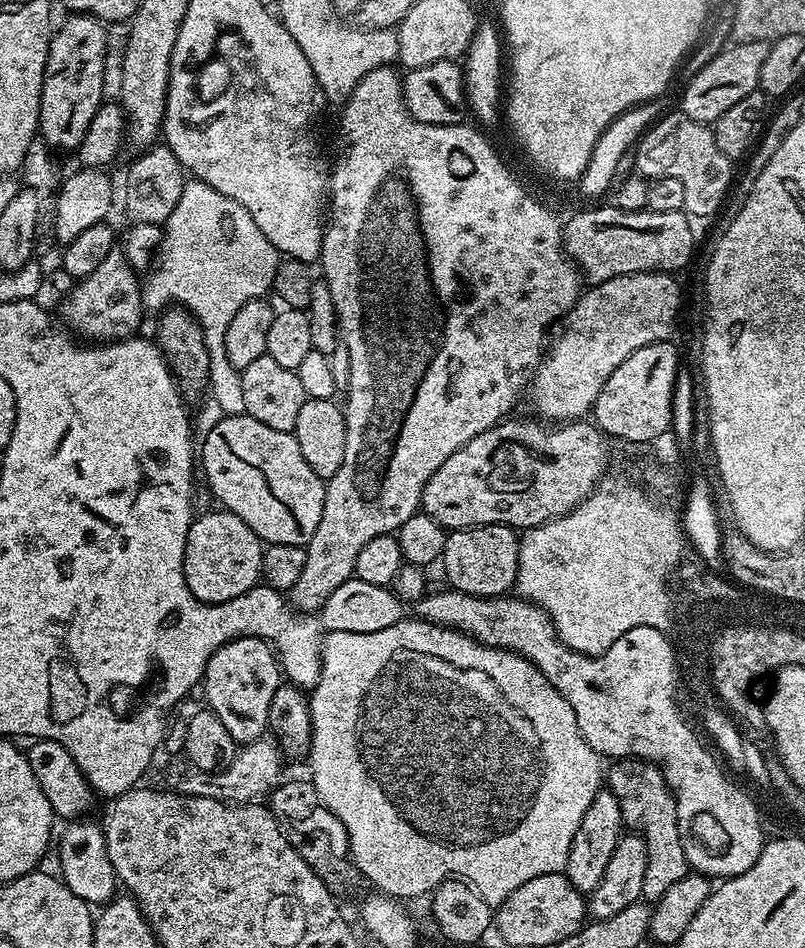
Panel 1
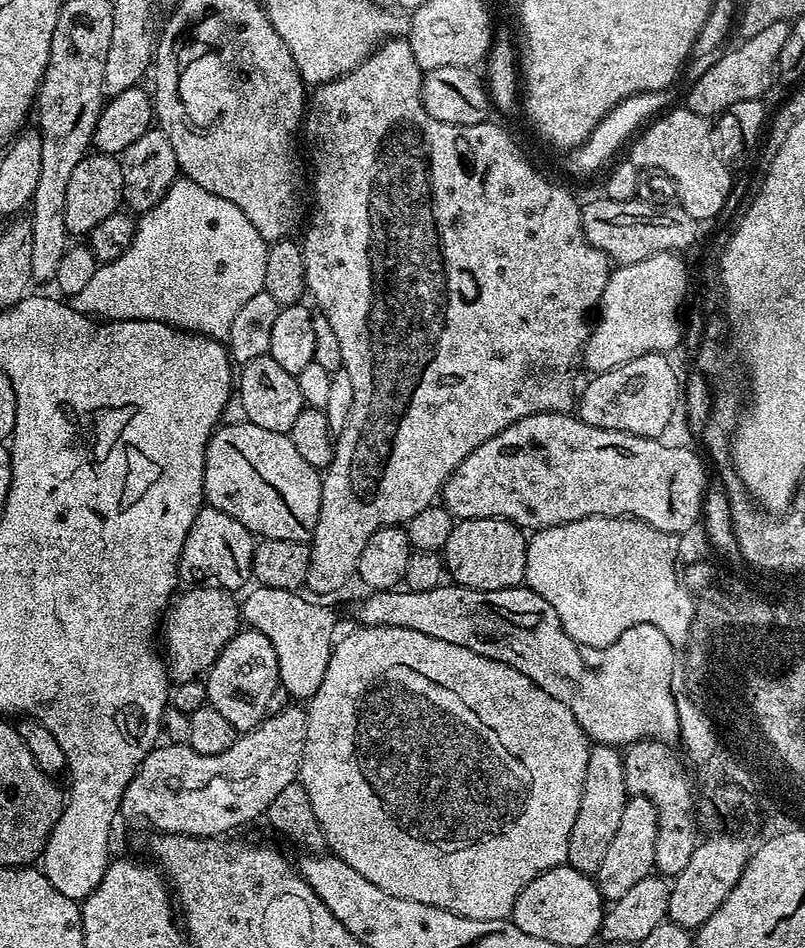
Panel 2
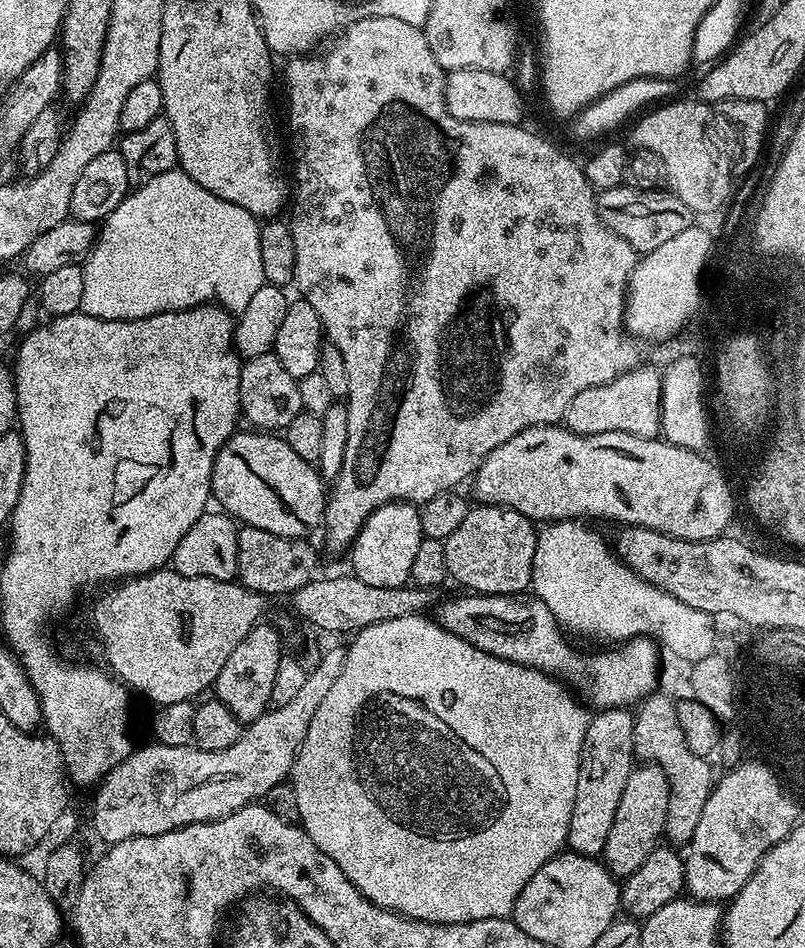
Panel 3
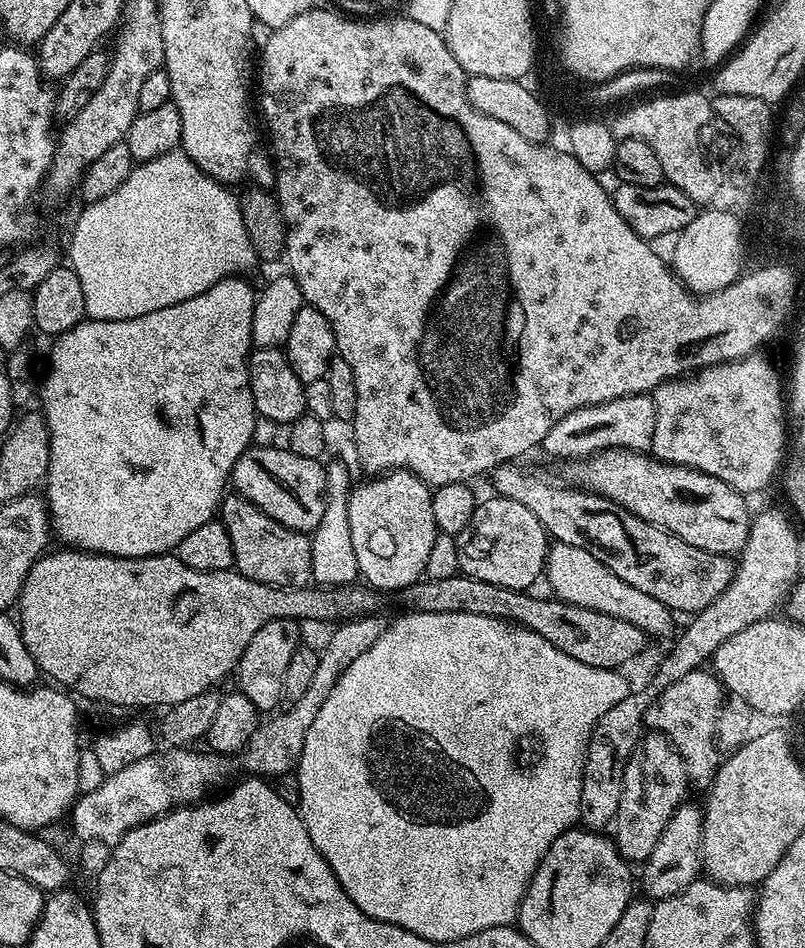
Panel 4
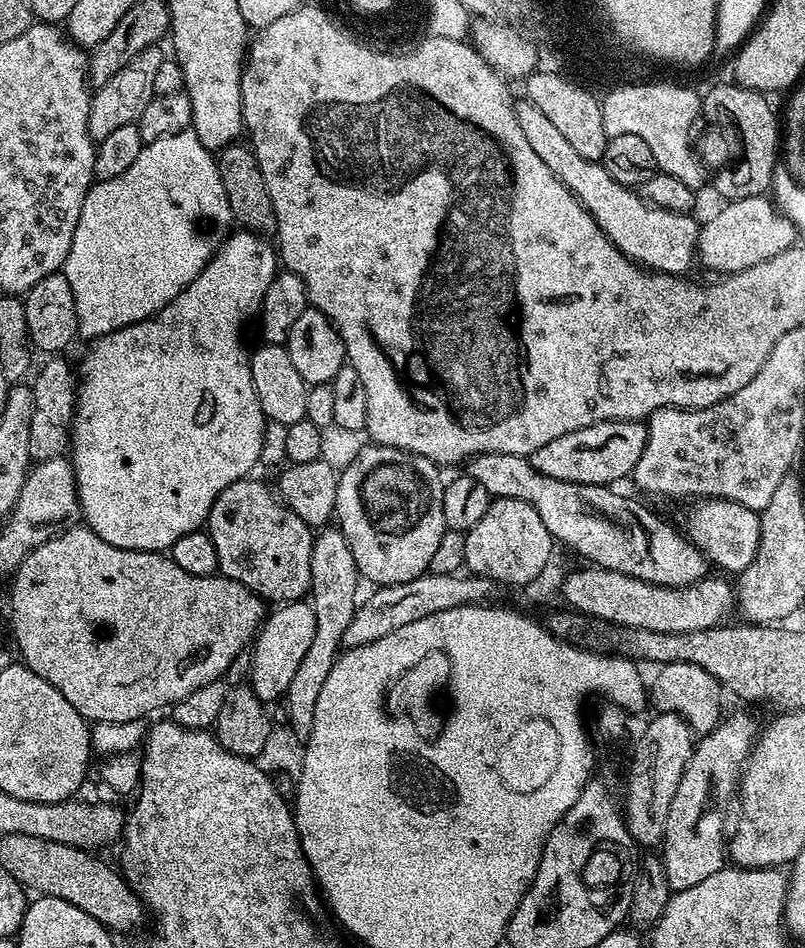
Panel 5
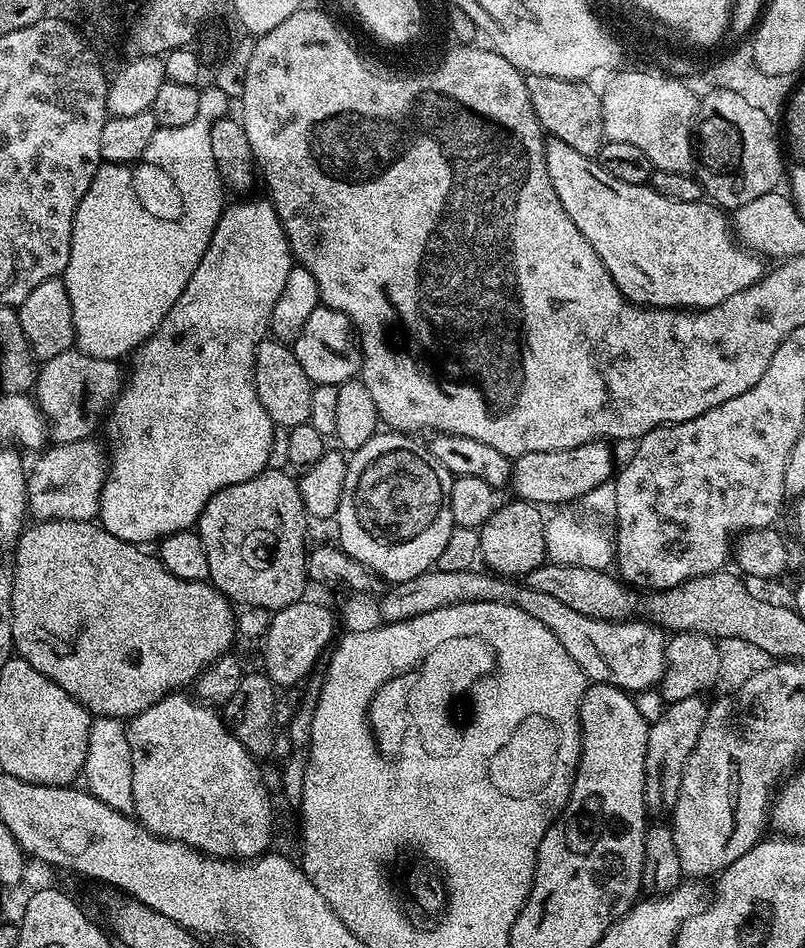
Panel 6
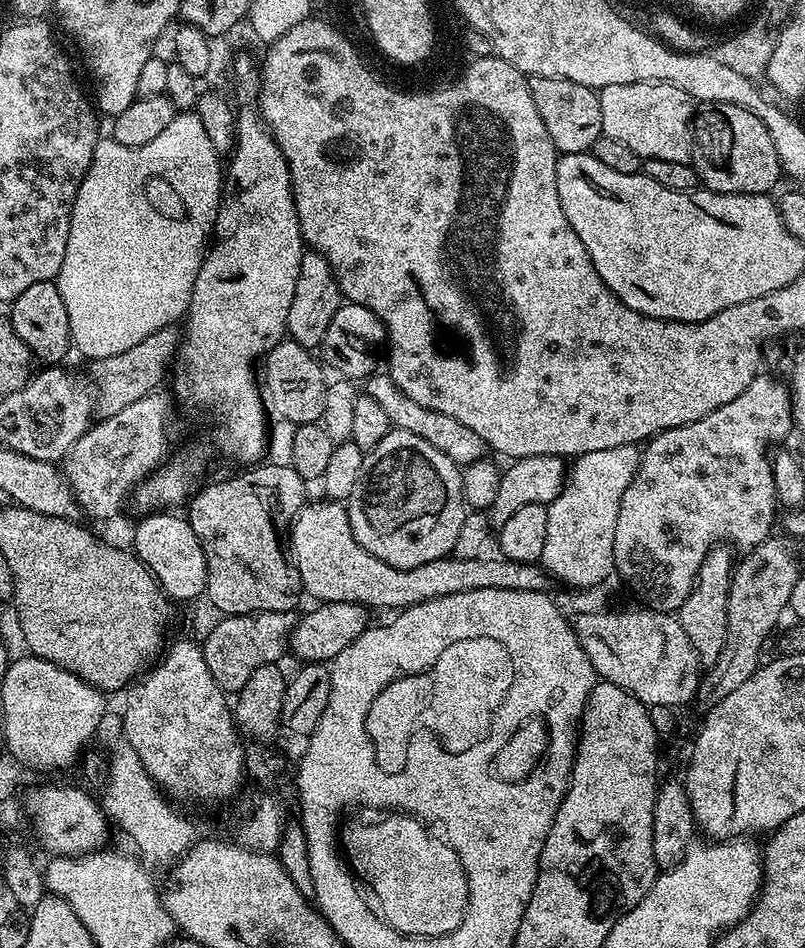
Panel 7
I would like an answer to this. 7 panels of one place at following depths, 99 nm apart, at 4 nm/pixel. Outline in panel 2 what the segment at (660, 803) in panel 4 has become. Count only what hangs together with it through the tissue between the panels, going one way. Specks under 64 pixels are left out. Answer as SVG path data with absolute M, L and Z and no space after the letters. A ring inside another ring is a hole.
M629 796L626 810L622 810L618 830L602 858L602 866L598 866L594 874L600 895L605 901L622 898L637 882L642 882L642 878L653 875L656 866L654 842L657 834L658 814L654 810L654 802L650 802L644 796Z

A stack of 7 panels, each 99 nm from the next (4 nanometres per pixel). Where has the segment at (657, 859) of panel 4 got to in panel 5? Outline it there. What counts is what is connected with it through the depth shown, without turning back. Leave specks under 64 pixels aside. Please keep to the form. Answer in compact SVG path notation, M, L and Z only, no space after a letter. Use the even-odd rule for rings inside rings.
M736 712L733 716L725 715L716 725L713 732L703 733L695 741L690 758L686 762L686 770L678 782L678 791L674 793L674 802L670 802L670 815L666 818L666 834L662 845L662 859L666 870L666 882L673 892L690 890L690 886L698 886L710 874L718 874L718 870L726 864L726 828L724 832L724 807L728 799L735 797L740 783L740 774L748 763L748 756L758 739L756 720L748 712Z

